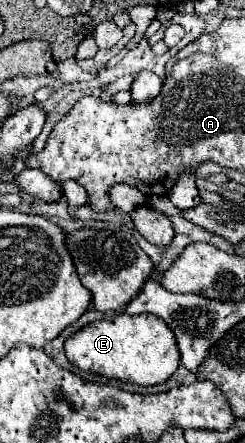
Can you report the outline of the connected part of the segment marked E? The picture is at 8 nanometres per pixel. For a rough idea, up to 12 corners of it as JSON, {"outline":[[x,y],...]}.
{"outline":[[118,313],[66,339],[82,371],[158,385],[180,365],[156,315]]}

